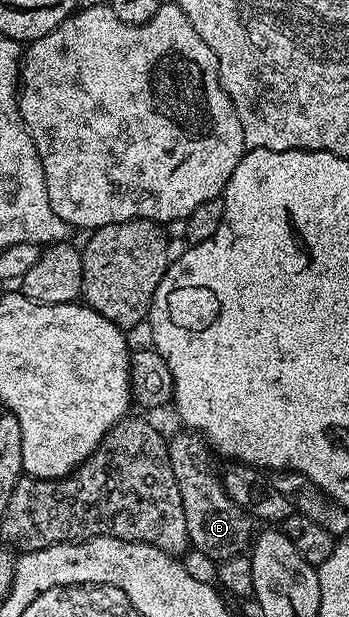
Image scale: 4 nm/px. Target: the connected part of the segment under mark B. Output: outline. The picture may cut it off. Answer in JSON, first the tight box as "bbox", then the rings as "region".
{"bbox":[167,430,253,562],"region":[[[183,430],[180,436],[170,437],[167,449],[173,478],[181,490],[181,506],[185,510],[185,530],[191,539],[190,547],[214,562],[244,555],[253,540],[253,520],[235,505],[233,498],[229,498],[222,475],[217,468],[215,472],[216,457],[207,441],[198,432]]]}

